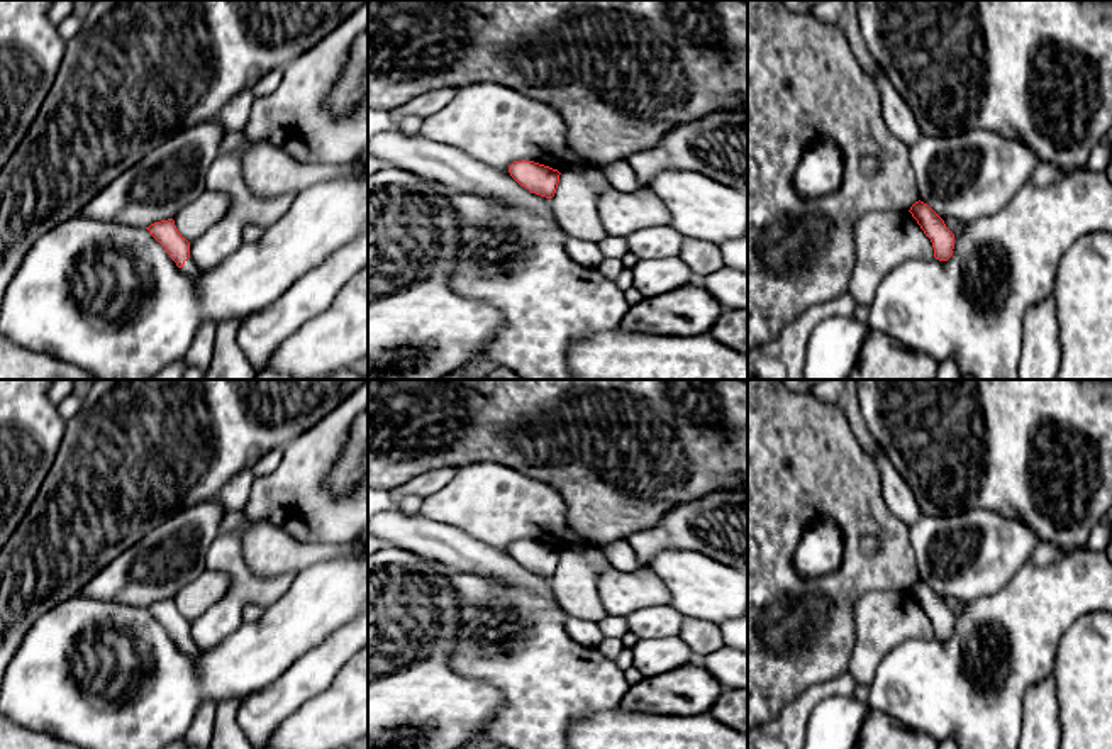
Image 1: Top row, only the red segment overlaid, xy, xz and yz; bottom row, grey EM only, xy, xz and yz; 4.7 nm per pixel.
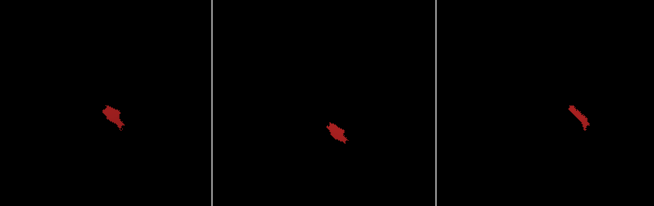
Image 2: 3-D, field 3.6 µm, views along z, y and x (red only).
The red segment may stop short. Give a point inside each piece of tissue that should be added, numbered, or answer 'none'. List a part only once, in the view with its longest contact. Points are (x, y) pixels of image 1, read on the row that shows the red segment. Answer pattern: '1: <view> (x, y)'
1: xy (190, 268)

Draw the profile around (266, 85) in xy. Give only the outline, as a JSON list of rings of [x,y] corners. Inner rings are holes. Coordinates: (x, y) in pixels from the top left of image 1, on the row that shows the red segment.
[[[275,69],[263,76],[253,88],[256,98],[271,95],[281,83],[283,69]]]

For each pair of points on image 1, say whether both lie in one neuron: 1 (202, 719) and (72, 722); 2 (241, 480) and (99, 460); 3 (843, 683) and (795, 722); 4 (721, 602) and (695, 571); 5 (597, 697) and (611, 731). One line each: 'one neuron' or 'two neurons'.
1: two neurons
2: two neurons
3: one neuron
4: one neuron
5: two neurons

